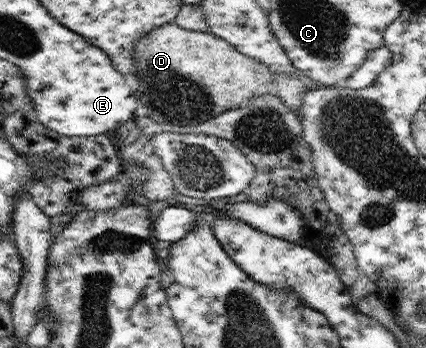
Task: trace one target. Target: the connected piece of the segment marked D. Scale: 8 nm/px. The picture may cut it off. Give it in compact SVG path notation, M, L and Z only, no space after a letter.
M174 21L168 24L164 24L162 26L156 27L152 29L149 33L145 33L145 35L135 44L134 53L132 53L133 61L135 62L135 67L137 68L136 78L140 78L139 82L142 84L138 84L140 88L136 90L136 96L138 102L144 104L144 106L148 106L148 110L150 112L149 117L153 118L158 122L166 122L170 124L186 124L186 125L198 125L206 122L206 120L210 120L210 118L214 118L214 116L220 116L222 112L226 112L228 110L236 110L237 108L244 108L248 106L253 99L257 96L264 95L269 92L268 86L272 84L275 80L273 72L266 68L264 63L261 63L259 60L251 59L248 56L242 55L234 46L230 46L230 43L220 36L216 36L215 34L210 33L209 31L195 31L188 30L186 28L182 28L178 26Z

